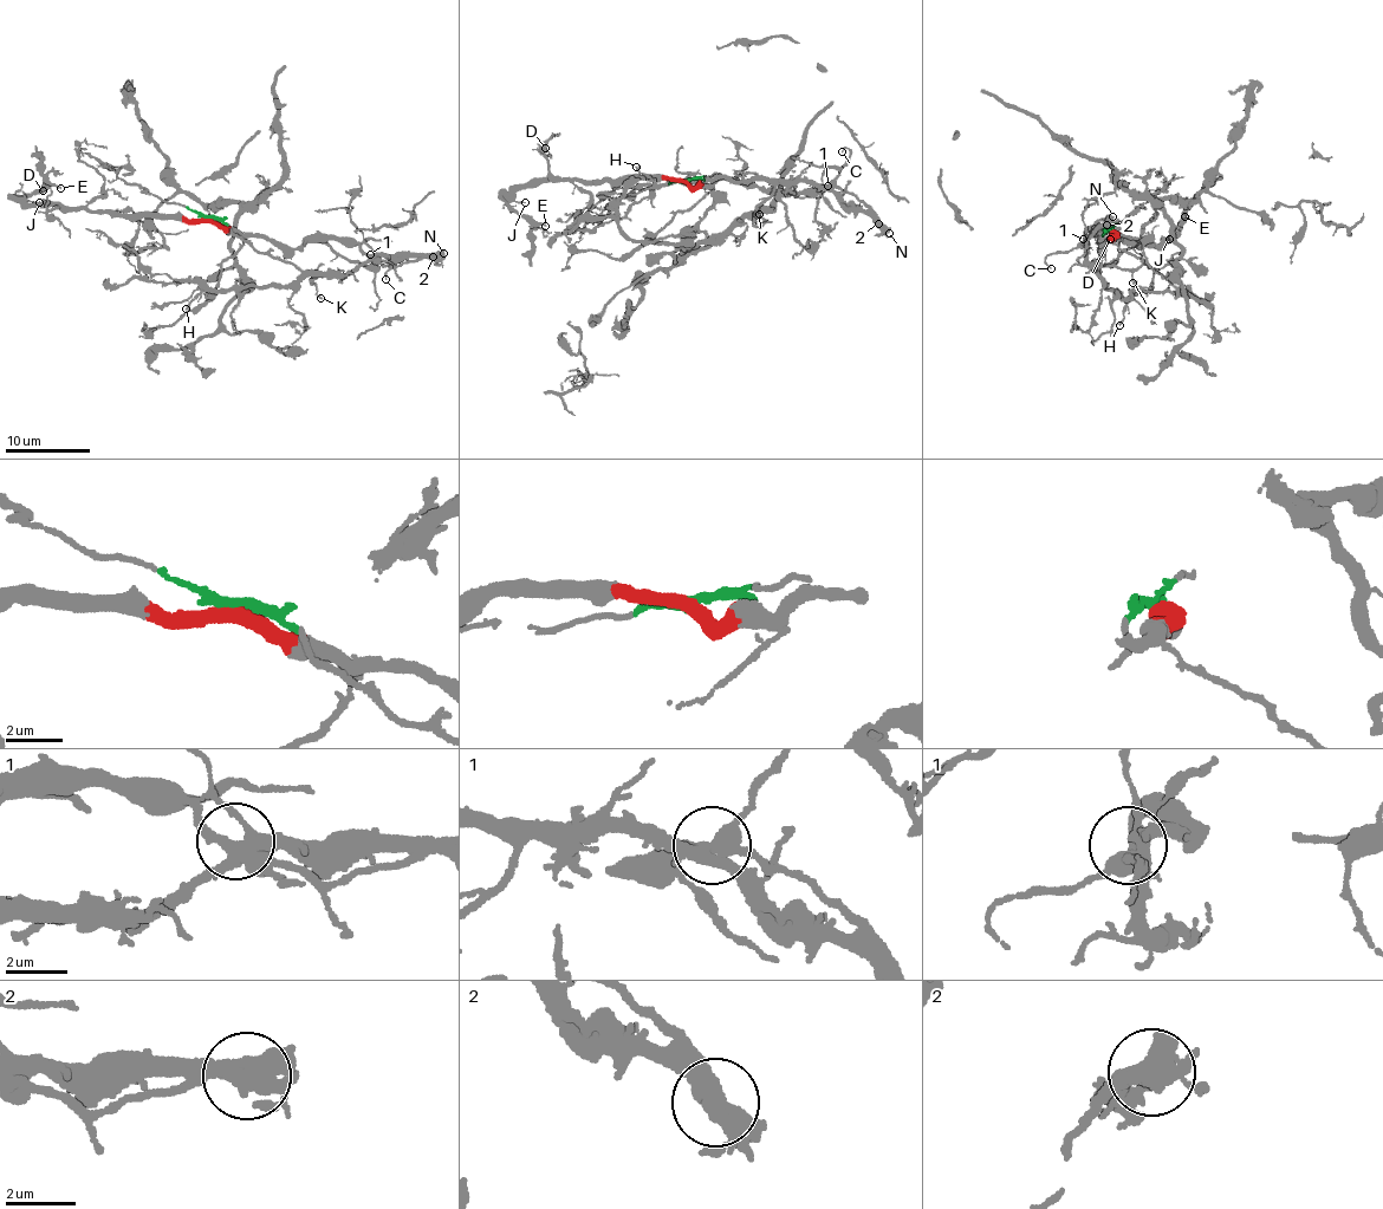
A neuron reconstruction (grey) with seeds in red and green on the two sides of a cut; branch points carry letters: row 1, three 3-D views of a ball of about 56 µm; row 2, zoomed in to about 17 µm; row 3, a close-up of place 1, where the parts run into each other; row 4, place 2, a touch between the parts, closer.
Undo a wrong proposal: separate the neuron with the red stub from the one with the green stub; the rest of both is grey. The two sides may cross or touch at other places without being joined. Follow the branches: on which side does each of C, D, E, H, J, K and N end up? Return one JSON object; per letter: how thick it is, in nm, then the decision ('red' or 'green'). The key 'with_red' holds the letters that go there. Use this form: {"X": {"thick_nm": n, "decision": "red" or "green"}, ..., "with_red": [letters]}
{"C": {"thick_nm": 120, "decision": "red"}, "D": {"thick_nm": 90, "decision": "red"}, "E": {"thick_nm": 170, "decision": "red"}, "H": {"thick_nm": 190, "decision": "green"}, "J": {"thick_nm": 110, "decision": "red"}, "K": {"thick_nm": 140, "decision": "green"}, "N": {"thick_nm": 500, "decision": "green"}, "with_red": ["C", "D", "E", "J"]}

